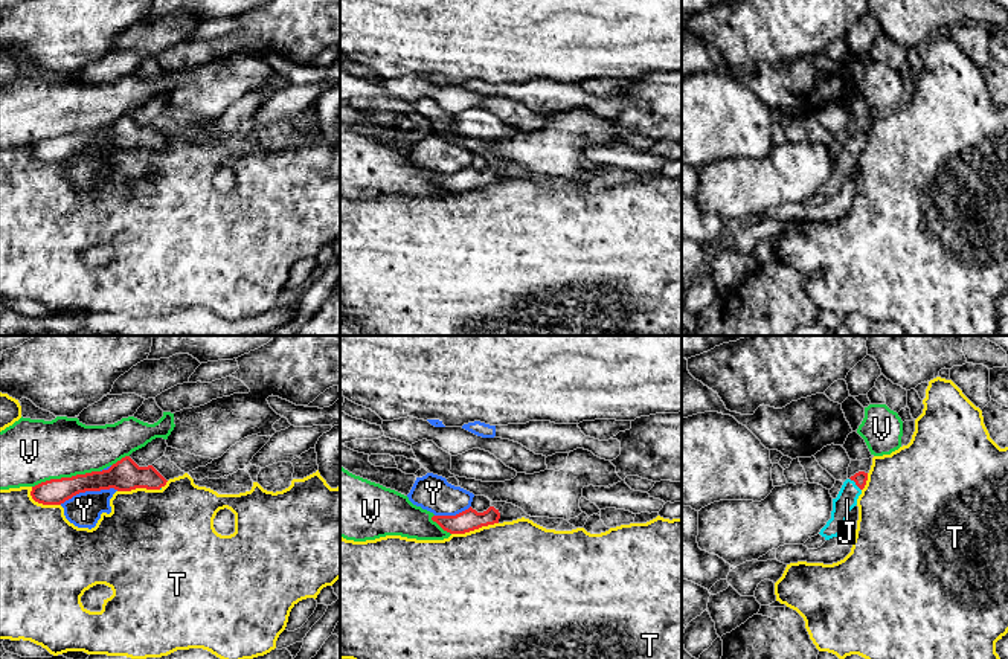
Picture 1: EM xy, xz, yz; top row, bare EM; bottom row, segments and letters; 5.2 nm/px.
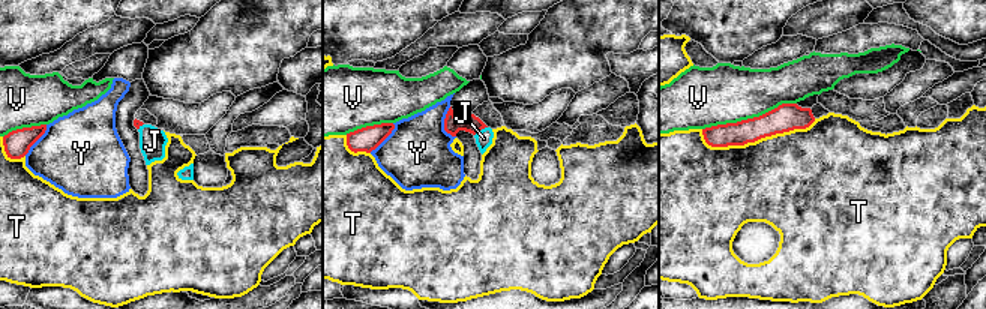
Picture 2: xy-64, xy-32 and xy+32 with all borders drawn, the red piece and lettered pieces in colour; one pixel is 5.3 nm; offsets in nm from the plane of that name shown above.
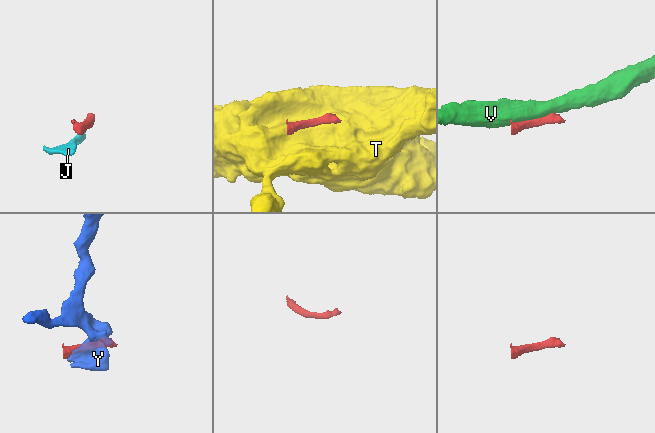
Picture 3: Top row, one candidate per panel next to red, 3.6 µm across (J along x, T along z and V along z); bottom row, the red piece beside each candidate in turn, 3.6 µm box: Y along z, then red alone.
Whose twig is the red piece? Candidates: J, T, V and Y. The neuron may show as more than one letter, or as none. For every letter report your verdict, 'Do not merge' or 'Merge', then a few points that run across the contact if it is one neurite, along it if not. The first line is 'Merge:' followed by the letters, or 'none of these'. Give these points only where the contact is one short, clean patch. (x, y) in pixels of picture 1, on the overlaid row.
Merge: J
J: Merge. Line: yz (860, 478), (856, 484), (847, 499)
T: Do not merge
V: Do not merge
Y: Do not merge

